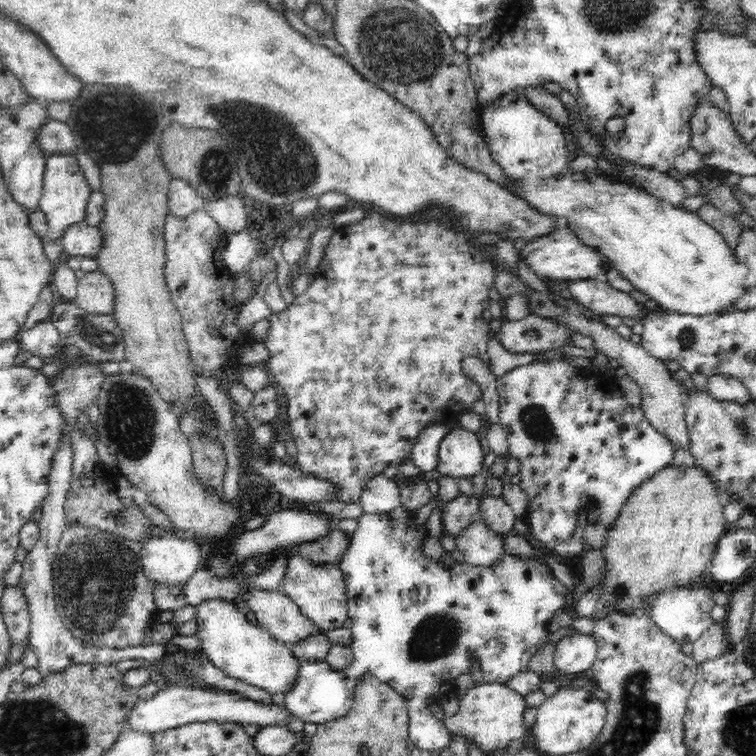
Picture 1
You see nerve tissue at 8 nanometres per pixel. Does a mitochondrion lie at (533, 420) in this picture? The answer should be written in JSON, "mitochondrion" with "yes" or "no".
{"mitochondrion":"yes"}

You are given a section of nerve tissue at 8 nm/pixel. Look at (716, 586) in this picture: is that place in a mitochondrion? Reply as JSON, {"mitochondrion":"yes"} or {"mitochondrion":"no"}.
{"mitochondrion":"no"}

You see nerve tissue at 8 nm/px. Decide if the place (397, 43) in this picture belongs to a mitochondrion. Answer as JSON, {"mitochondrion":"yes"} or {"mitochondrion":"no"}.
{"mitochondrion":"yes"}

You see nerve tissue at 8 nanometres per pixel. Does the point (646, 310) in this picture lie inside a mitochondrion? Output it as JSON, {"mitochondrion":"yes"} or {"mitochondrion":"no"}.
{"mitochondrion":"no"}

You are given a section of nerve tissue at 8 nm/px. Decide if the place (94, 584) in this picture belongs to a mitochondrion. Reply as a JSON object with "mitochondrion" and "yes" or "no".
{"mitochondrion":"yes"}

